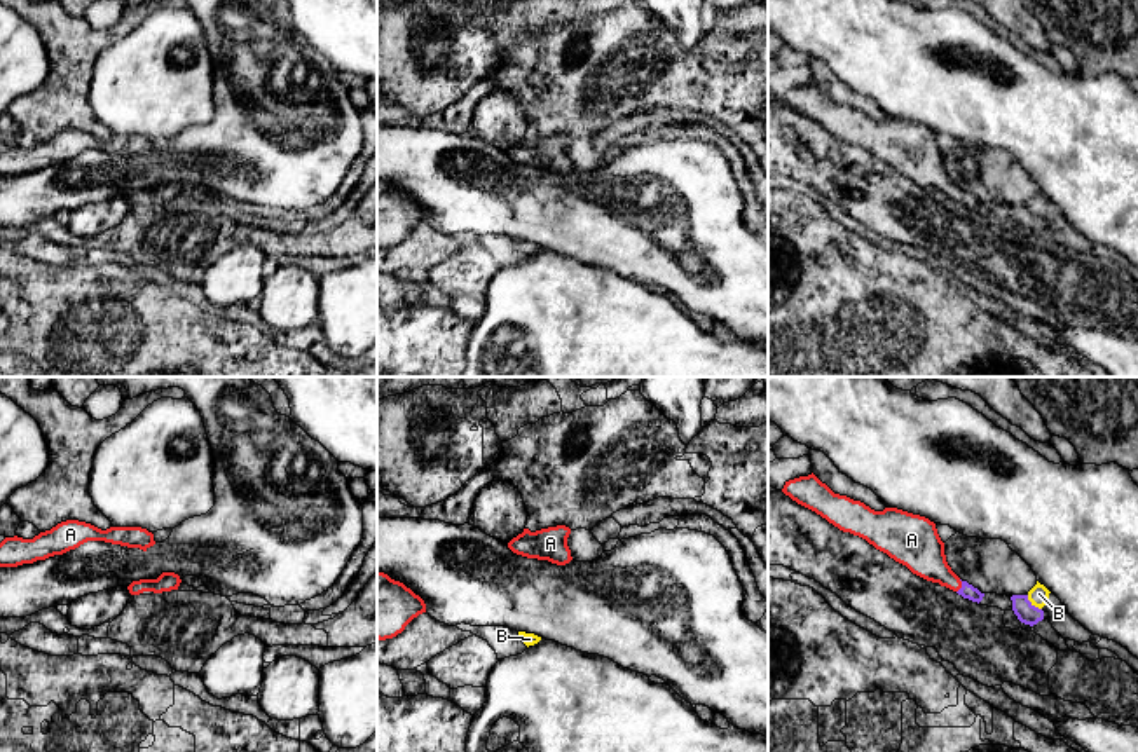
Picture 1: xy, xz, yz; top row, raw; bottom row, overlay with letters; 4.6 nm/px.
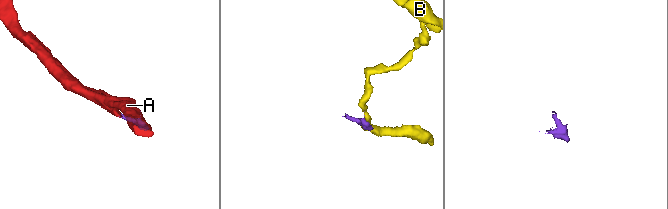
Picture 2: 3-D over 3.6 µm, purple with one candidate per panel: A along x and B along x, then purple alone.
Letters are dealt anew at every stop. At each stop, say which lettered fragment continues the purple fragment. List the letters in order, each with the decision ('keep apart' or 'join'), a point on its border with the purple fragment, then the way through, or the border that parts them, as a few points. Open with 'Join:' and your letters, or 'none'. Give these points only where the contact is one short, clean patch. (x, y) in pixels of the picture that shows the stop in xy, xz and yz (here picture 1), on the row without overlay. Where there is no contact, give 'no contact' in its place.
Join: A
A: join; contact yz (962, 196); way yz (967, 199), (962, 196), (952, 191), (922, 161)
B: keep apart; contact yz (1034, 215); border yz (1027, 205), (1041, 218)

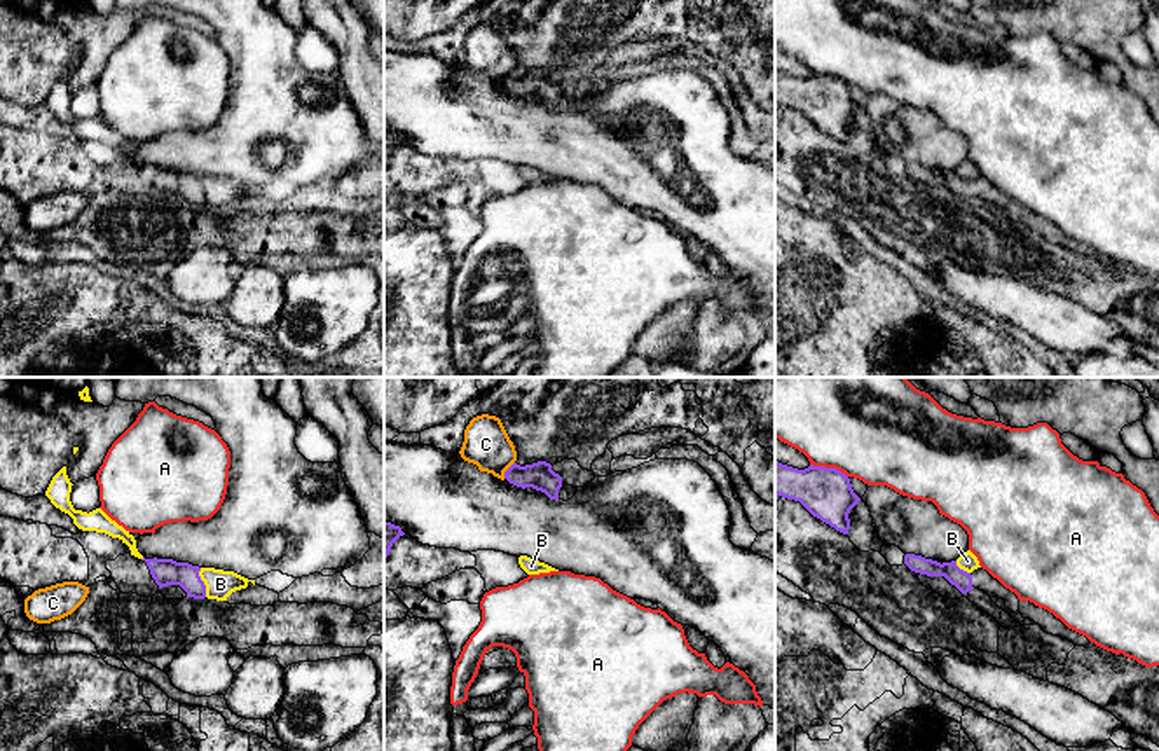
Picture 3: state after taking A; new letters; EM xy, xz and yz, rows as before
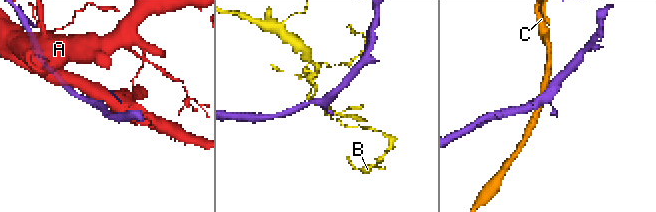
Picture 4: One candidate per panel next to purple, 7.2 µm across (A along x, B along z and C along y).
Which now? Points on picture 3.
Join: none
A: keep apart; contact yz (829, 77)
B: keep apart; contact xy (203, 191); border xy (199, 177), (206, 205)
C: keep apart; contact xz (507, 79)

